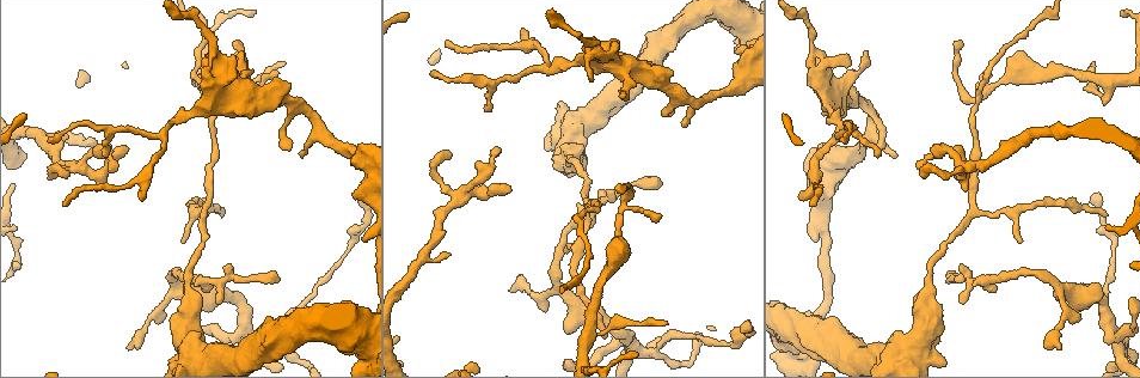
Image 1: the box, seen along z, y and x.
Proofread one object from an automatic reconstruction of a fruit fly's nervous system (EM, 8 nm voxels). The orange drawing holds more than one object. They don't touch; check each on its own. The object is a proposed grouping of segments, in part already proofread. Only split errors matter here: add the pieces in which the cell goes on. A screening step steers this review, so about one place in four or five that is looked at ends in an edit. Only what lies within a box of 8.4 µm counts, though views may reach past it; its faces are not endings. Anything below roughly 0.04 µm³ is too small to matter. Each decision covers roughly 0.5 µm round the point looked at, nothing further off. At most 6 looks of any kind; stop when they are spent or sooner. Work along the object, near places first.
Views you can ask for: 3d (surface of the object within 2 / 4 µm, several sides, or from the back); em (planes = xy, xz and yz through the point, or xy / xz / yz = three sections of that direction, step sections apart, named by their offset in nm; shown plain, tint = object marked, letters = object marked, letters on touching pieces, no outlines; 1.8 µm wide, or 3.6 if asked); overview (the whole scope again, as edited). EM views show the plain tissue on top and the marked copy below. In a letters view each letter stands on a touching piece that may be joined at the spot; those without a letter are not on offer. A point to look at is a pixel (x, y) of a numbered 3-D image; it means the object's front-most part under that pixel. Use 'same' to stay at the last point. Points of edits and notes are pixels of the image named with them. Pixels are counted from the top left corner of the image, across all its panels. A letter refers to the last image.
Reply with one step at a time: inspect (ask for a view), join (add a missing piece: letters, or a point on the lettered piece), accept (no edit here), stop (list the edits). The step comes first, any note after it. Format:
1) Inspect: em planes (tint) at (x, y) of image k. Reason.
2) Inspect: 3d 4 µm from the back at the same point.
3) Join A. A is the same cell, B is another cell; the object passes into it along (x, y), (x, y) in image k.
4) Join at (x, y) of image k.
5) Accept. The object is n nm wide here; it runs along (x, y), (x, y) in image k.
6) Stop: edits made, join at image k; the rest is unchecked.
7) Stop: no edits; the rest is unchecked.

Inspect: em planes (letters) at (276, 280) of image 1. An open end.

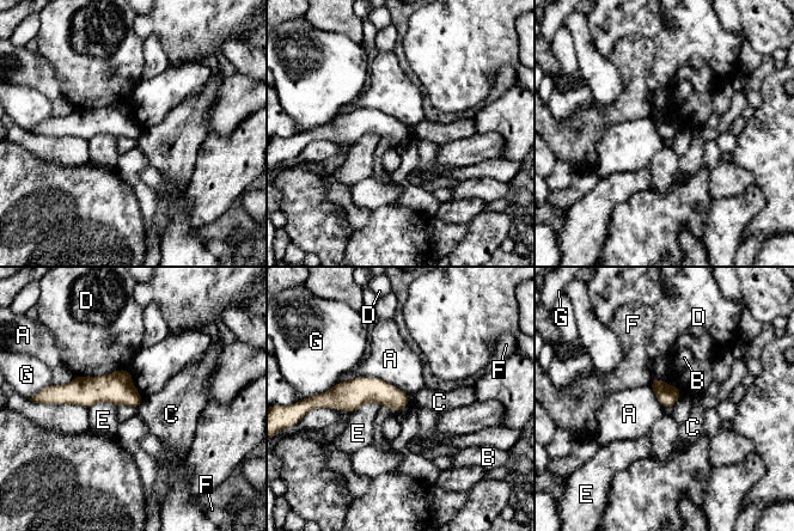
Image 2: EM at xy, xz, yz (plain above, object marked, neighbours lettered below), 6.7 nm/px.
Accept. The object is 150 nm wide here; A, B, C, D, E, F and G are other cells; it runs along (329, 395), (389, 395), (405, 402) in image 2; none of them fits.

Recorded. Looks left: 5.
Inspect: 3d 2 µm at (1109, 338) of image 1. Sharp bend.

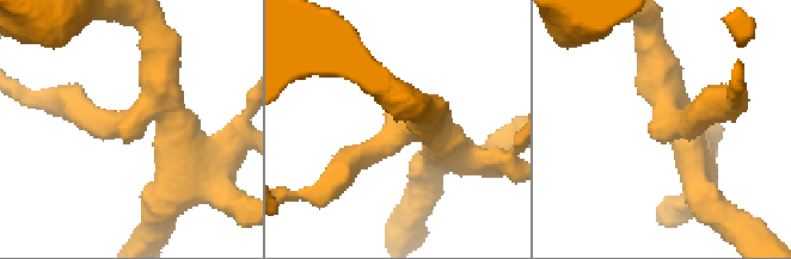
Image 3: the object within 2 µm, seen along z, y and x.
Inspect: em planes (letters) at (400, 129) of image 3. Shape alone is not enough.

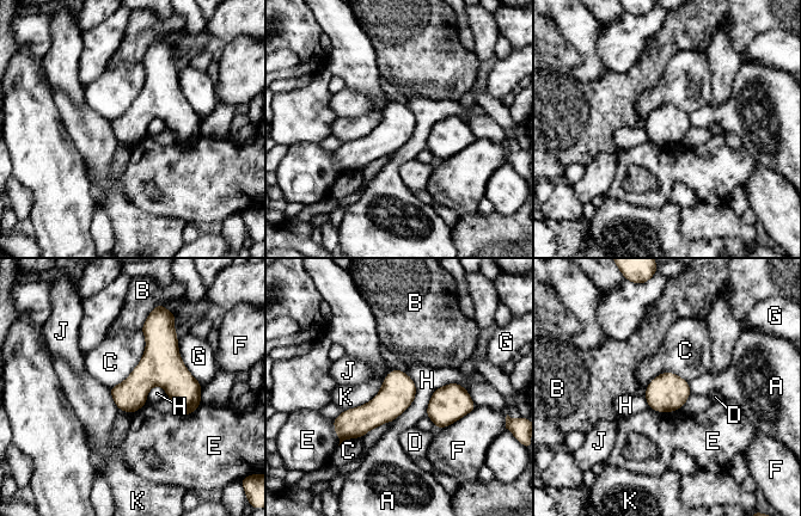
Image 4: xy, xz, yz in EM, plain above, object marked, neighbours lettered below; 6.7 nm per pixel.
Accept. The longest contact is with C, 460 nm; A, B, C, D, E, F, G, H, J and K are other cells; a border runs along (141, 329), (141, 360), (109, 388) in image 4; none of them fits.

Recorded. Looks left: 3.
Inspect: em planes (letters) at (450, 152) of image 1. Thin end.

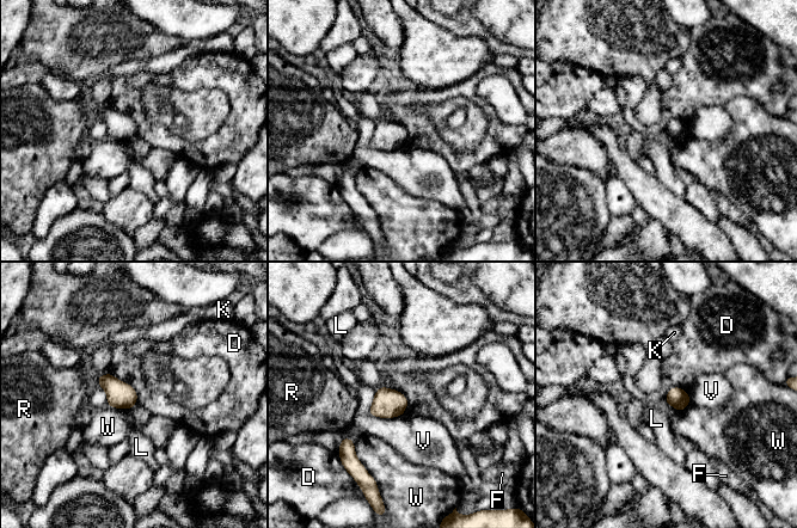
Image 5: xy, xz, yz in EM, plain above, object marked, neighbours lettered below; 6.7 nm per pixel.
Accept. The longest contact is with D, 240 nm; D, F, K, L, R, V and W are other cells; a border runs along (382, 385), (405, 397), (404, 413) in image 5; no lettered piece goes on from it.

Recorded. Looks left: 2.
Stop: no edits; the rest is unchecked.

